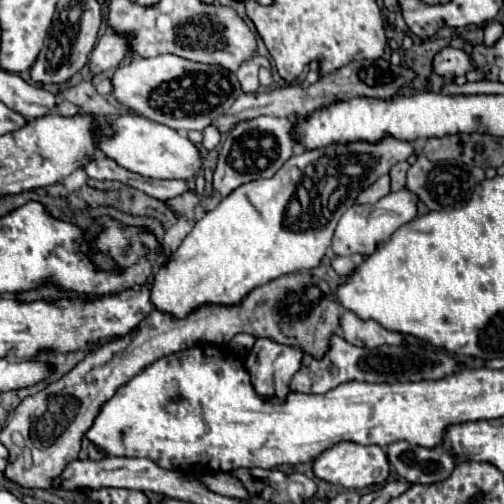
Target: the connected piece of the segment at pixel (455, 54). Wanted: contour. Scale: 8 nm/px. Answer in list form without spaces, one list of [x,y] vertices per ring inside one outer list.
[[[443,48],[433,60],[433,70],[449,80],[455,76],[465,76],[471,68],[473,60],[463,48]]]

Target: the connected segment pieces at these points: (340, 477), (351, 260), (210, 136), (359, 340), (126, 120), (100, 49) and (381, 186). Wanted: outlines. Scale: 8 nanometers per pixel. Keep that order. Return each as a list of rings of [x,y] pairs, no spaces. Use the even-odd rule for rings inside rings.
[[[339,442],[333,448],[327,448],[319,458],[315,458],[313,470],[319,478],[331,484],[339,484],[345,488],[367,488],[367,486],[383,484],[389,478],[391,466],[381,446],[361,446],[353,442]]]
[[[353,254],[353,256],[345,256],[345,258],[341,258],[341,256],[333,256],[333,268],[335,268],[335,272],[339,274],[339,276],[349,276],[349,274],[353,274],[355,272],[355,268],[363,262],[365,258],[361,256],[361,254]]]
[[[207,126],[205,130],[203,130],[203,146],[207,148],[207,150],[213,150],[217,144],[219,144],[219,138],[221,138],[221,132],[219,132],[219,128],[217,126]]]
[[[345,310],[341,316],[341,330],[343,330],[343,338],[349,344],[365,346],[365,348],[377,348],[381,344],[403,342],[401,334],[383,328],[375,320],[361,320],[355,312],[349,312],[349,310]]]
[[[125,114],[119,118],[113,118],[113,128],[115,128],[115,136],[113,138],[99,138],[97,148],[113,158],[117,164],[121,164],[123,168],[137,172],[141,176],[147,178],[183,178],[183,180],[191,180],[199,174],[201,166],[203,166],[203,158],[201,152],[197,150],[197,146],[183,134],[179,134],[177,130],[151,122],[139,114]]]
[[[107,30],[95,44],[93,52],[89,54],[89,70],[97,76],[105,70],[117,68],[129,52],[129,42],[125,36],[115,34],[111,30]]]
[[[381,176],[375,184],[371,184],[367,190],[363,190],[357,196],[357,204],[375,204],[383,196],[387,196],[389,192],[391,192],[391,188],[389,188],[389,176]]]

